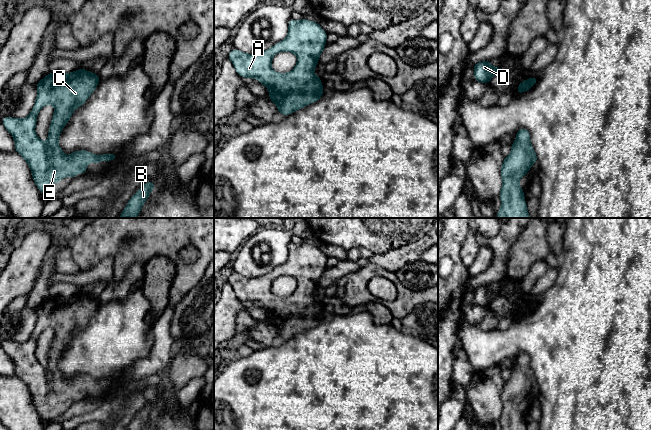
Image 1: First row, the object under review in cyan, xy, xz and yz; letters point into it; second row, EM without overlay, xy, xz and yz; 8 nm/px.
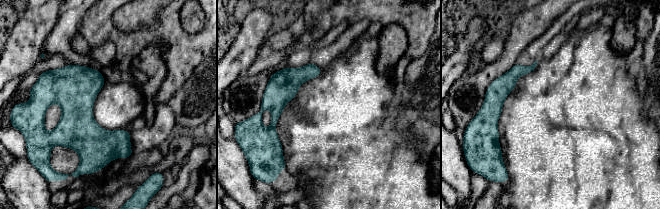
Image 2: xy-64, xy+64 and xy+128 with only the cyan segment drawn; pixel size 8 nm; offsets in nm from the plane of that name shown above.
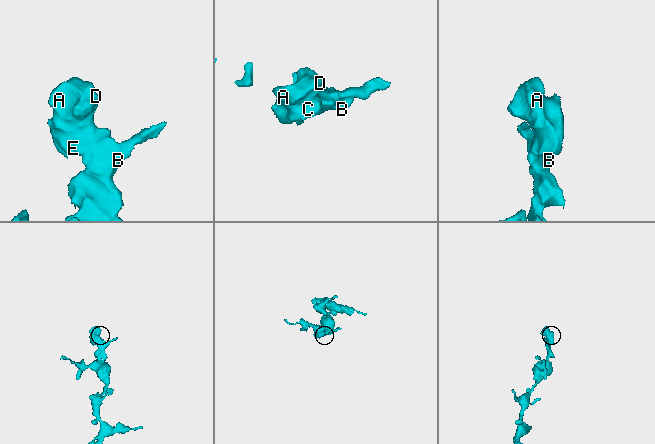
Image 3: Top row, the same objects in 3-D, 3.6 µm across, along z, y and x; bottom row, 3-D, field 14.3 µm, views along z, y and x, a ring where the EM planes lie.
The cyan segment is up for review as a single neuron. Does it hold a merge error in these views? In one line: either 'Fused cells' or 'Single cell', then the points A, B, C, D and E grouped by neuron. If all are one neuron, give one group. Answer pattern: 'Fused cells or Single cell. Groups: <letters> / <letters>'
Single cell. Groups: A B C D E

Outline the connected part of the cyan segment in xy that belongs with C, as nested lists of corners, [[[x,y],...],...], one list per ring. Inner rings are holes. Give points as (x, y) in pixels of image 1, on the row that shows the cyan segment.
[[[82,67],[71,73],[48,73],[37,84],[37,97],[30,114],[23,119],[5,116],[1,122],[6,130],[13,136],[15,141],[15,151],[20,154],[27,162],[32,179],[36,187],[43,192],[43,186],[50,183],[57,184],[64,177],[75,178],[78,173],[87,173],[87,163],[100,163],[102,161],[114,161],[117,158],[115,152],[111,154],[94,155],[87,150],[73,151],[69,157],[65,155],[61,147],[58,145],[58,139],[62,129],[71,119],[73,112],[80,106],[84,105],[86,100],[95,91],[100,82],[98,74],[87,71]],[[51,104],[54,106],[54,114],[51,119],[48,139],[43,142],[36,134],[35,127],[37,123],[37,115],[39,111]]]

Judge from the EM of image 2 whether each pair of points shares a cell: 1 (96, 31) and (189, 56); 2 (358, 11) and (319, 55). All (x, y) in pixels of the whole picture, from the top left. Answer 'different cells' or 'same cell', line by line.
1: same cell
2: different cells

